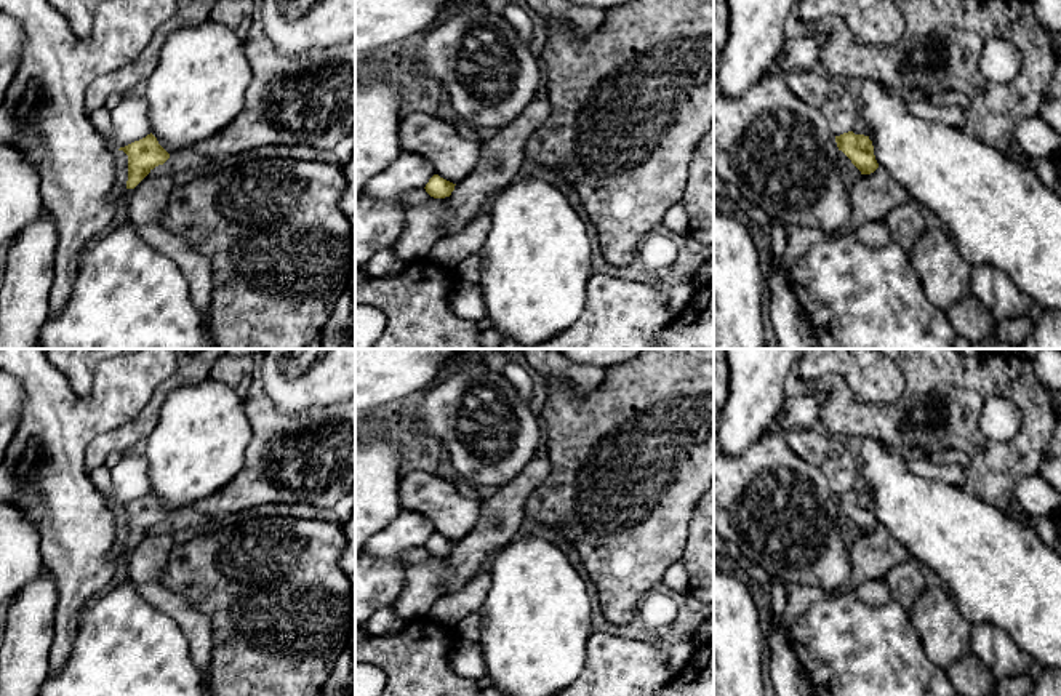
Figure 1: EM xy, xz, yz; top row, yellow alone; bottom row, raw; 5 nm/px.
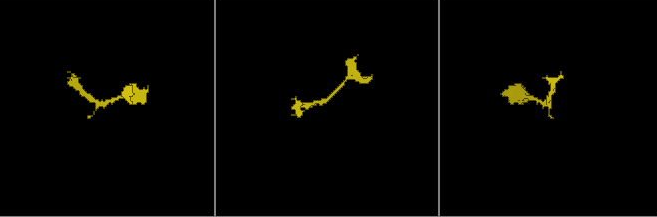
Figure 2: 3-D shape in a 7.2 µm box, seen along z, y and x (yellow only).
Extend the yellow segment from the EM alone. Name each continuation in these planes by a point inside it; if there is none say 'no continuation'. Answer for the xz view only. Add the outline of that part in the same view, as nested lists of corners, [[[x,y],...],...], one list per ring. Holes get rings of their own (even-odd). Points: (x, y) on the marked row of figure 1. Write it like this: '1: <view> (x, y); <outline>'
no continuation

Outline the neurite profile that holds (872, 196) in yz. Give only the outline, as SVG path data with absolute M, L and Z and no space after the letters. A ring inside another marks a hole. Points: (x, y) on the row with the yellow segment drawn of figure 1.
M883 168L871 174L859 174L848 189L851 216L837 234L824 234L818 229L792 224L786 227L787 246L784 264L791 267L805 256L815 245L840 235L855 234L863 224L885 219L887 214L911 200L907 190L899 186Z

